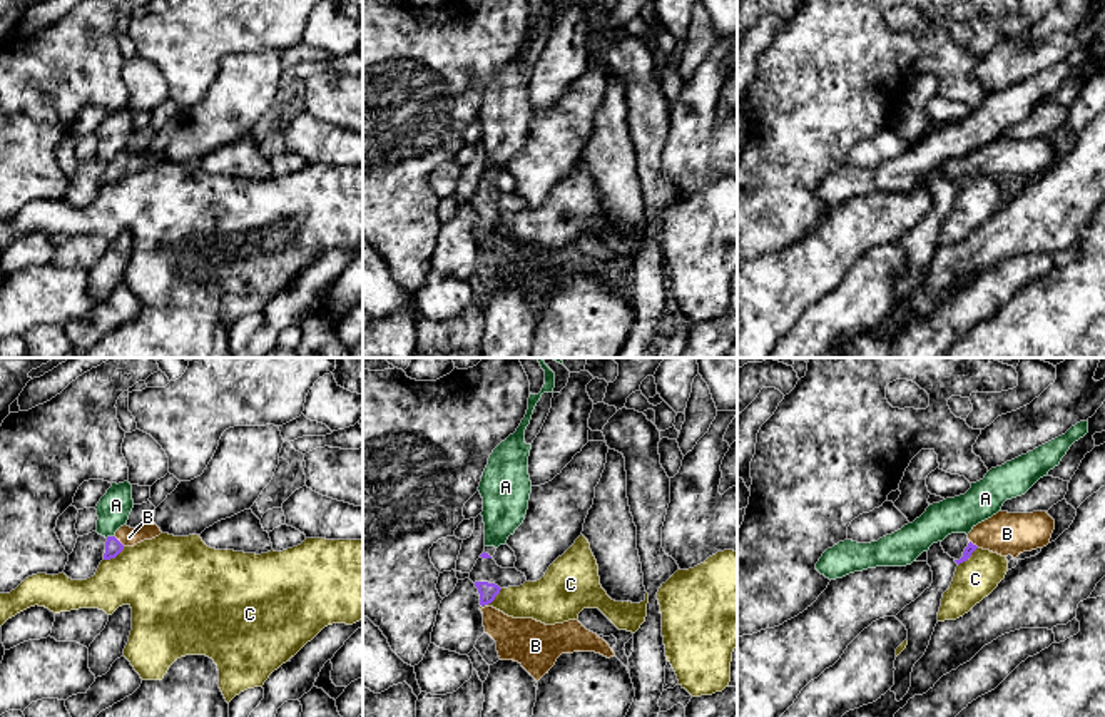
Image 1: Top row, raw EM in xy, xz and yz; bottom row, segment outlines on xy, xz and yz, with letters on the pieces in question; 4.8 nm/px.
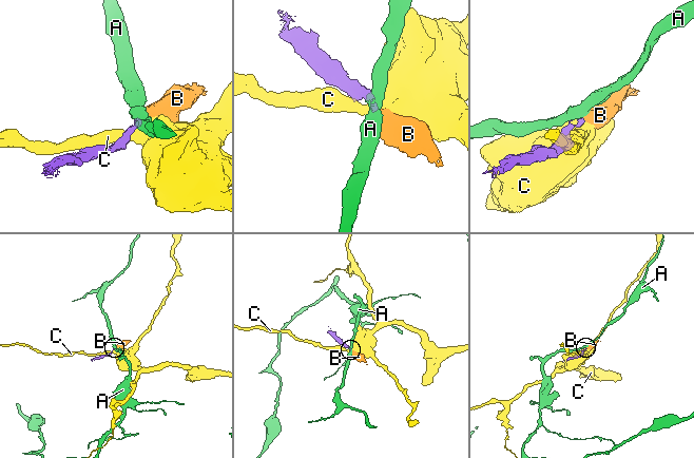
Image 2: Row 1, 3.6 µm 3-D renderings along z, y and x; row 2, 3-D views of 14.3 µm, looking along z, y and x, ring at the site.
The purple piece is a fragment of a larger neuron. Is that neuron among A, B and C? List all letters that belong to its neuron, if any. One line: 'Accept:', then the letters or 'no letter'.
Accept: B

